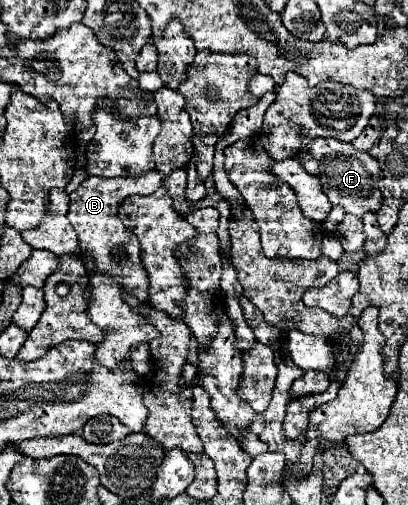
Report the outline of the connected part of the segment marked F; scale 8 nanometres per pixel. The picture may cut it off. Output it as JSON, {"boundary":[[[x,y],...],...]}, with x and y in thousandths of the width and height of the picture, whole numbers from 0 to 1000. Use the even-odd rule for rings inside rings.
{"boundary":[[[811,273],[767,277],[762,289],[767,289],[767,297],[733,301],[723,313],[752,333],[752,341],[762,341],[767,349],[782,352],[792,380],[801,384],[811,404],[836,404],[846,412],[846,420],[880,428],[880,432],[890,432],[900,420],[919,424],[934,412],[939,388],[924,368],[929,325],[904,301],[885,301],[850,281],[831,281],[831,277],[811,277]]]}

